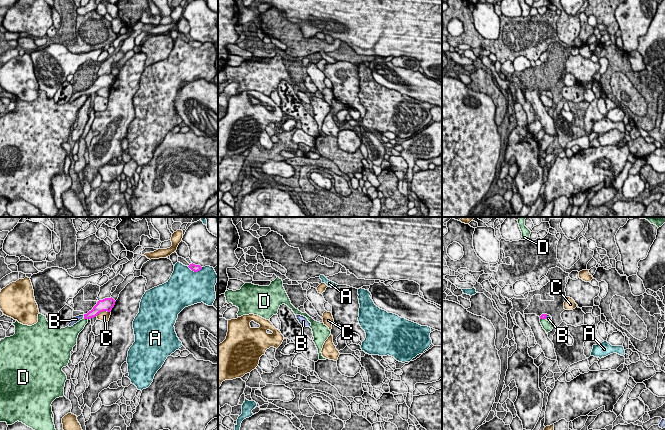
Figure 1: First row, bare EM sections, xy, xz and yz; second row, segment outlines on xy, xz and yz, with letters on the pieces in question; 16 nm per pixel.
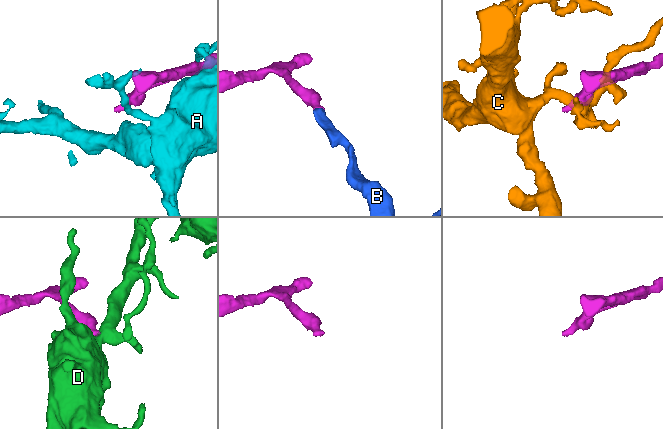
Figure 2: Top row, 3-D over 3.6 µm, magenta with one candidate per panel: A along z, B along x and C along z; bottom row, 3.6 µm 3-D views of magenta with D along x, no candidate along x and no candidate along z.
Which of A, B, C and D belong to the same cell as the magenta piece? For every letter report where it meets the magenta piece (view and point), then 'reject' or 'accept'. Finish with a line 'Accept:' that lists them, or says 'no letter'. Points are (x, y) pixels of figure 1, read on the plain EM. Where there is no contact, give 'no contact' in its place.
A: contact xy (195, 47); reject
B: contact xy (84, 93); accept
C: contact xy (102, 87); reject
D: contact xy (86, 94); reject
Accept: B

